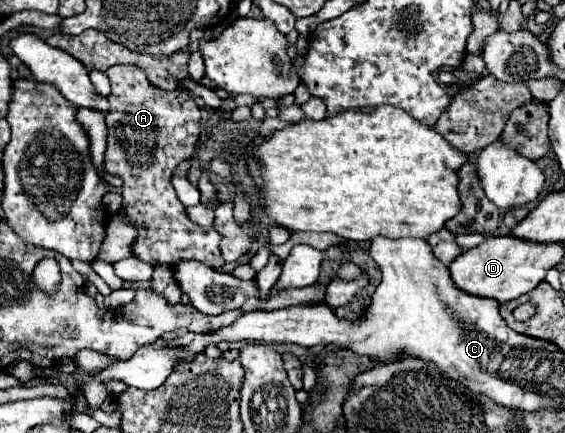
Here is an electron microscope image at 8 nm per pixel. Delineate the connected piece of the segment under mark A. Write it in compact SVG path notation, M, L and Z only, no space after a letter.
M137 64L111 66L107 76L113 80L113 92L109 96L111 112L105 118L109 128L105 170L123 180L123 208L119 214L137 222L139 238L133 244L135 256L151 266L197 260L219 270L225 266L219 252L221 236L213 228L201 230L201 226L187 218L185 206L171 184L175 168L183 160L191 160L201 134L201 110L195 98L185 90L165 92L151 86Z

